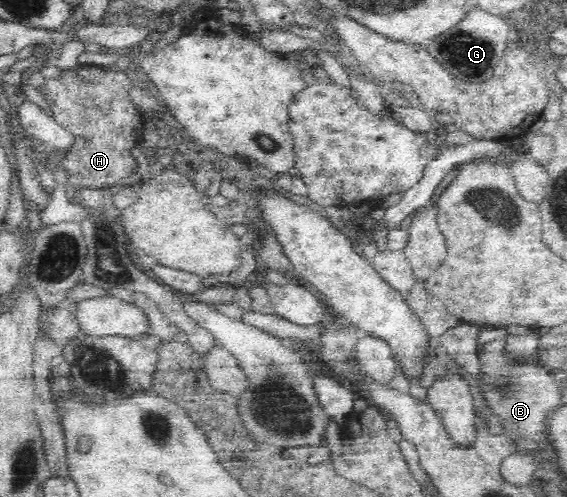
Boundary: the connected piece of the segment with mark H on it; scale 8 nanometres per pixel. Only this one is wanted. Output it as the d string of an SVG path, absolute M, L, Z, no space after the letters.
M81 65L77 73L72 71L63 71L61 79L45 79L42 93L45 95L49 107L51 108L53 118L59 122L65 129L75 134L80 142L78 147L67 150L54 150L40 148L39 153L45 164L53 168L61 165L69 179L69 187L76 189L109 189L122 179L133 176L138 166L136 159L132 156L130 149L142 140L142 131L144 119L142 113L135 108L135 105L129 99L129 91L132 87L132 81L127 73L121 70L113 71L103 67L93 65Z

